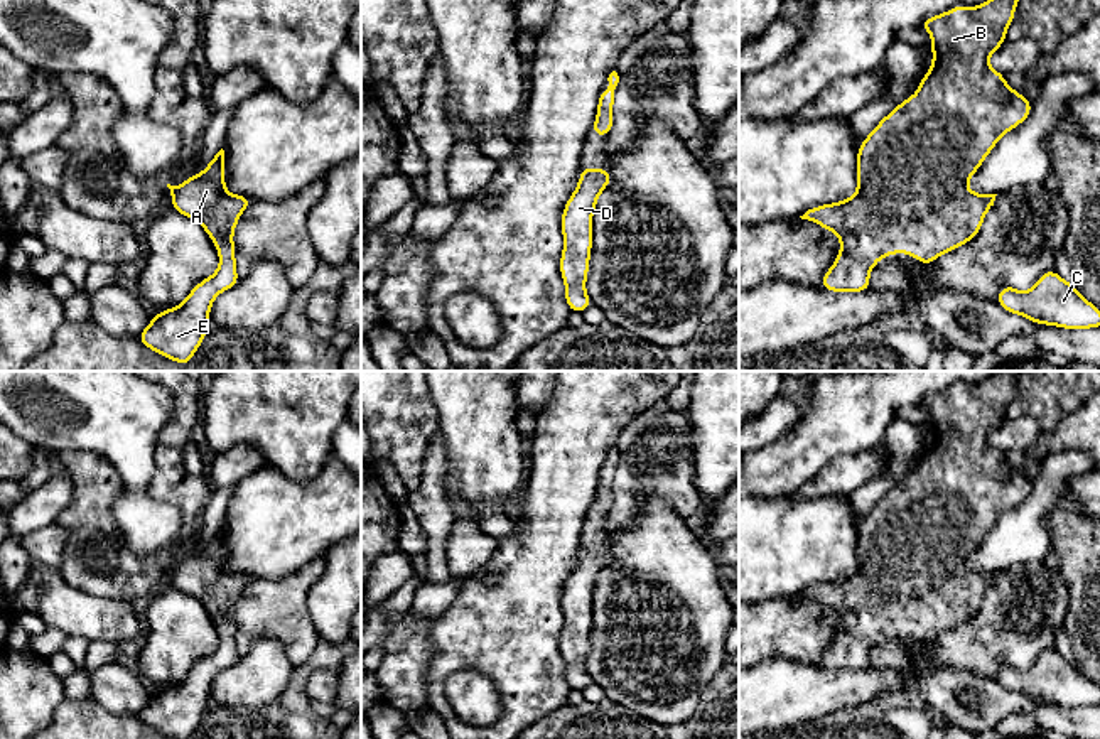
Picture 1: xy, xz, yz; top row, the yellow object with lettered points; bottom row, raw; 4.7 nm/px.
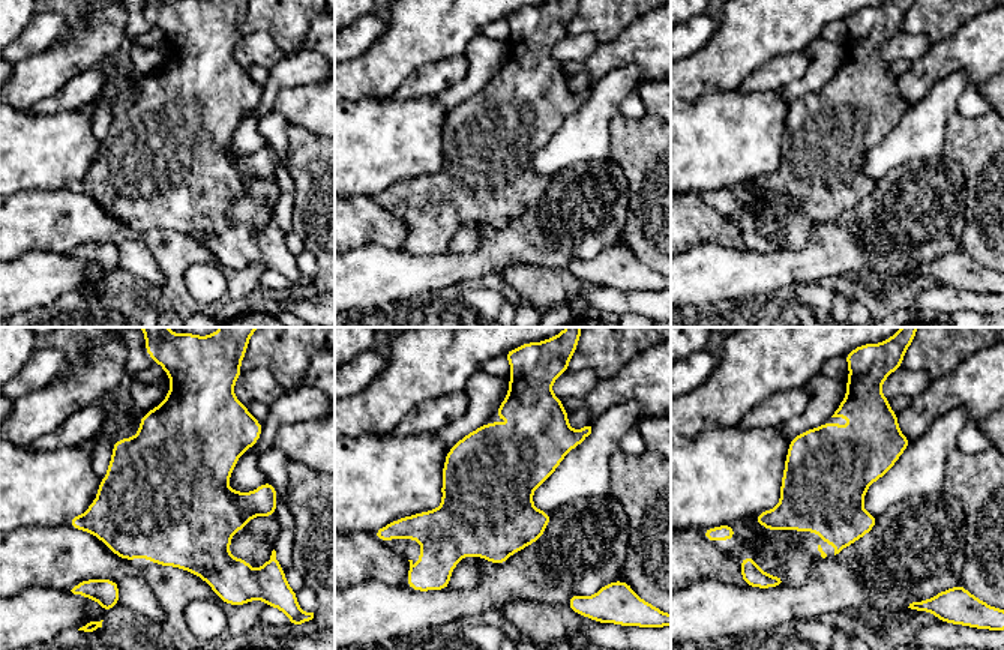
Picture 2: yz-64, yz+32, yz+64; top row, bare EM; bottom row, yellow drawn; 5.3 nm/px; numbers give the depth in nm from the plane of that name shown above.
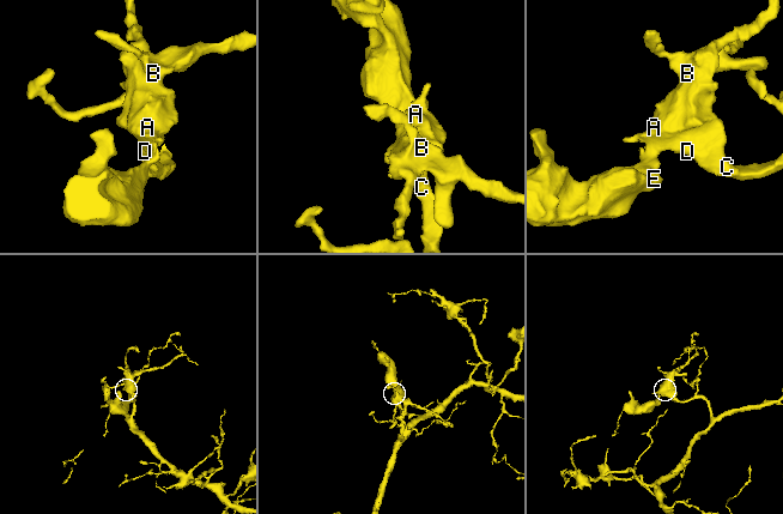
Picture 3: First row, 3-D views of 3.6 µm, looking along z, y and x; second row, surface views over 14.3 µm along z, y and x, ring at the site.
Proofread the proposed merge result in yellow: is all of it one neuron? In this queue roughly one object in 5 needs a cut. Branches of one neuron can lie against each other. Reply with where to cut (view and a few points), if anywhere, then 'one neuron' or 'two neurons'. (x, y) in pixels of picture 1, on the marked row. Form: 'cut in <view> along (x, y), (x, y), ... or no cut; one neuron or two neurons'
no cut; one neuron

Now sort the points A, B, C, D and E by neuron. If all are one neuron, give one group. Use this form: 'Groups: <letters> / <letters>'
Groups: A B C D E

